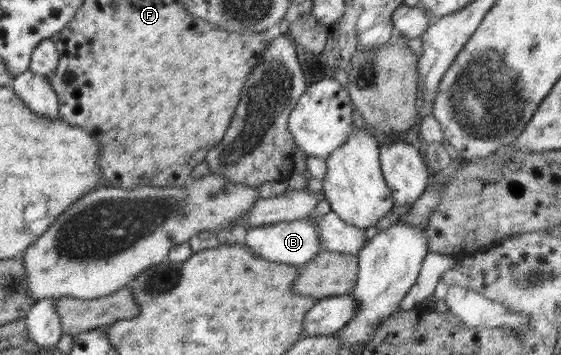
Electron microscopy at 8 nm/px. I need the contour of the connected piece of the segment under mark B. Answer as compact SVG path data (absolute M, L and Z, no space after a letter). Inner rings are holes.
M307 218L291 222L278 222L252 227L245 232L245 243L255 256L261 257L266 261L280 262L288 265L303 267L321 249L321 241L316 226Z

